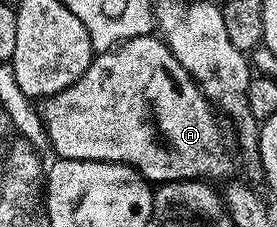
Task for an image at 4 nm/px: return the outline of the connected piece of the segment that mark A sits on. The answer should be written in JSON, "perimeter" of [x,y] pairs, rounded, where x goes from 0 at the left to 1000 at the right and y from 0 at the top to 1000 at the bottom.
{"perimeter":[[[560,150],[451,172],[401,225],[357,229],[321,300],[260,374],[141,458],[170,626],[224,700],[321,700],[451,718],[538,806],[653,797],[809,797],[848,744],[823,612],[794,564],[783,493],[722,401],[693,330],[632,260],[592,176]]]}

